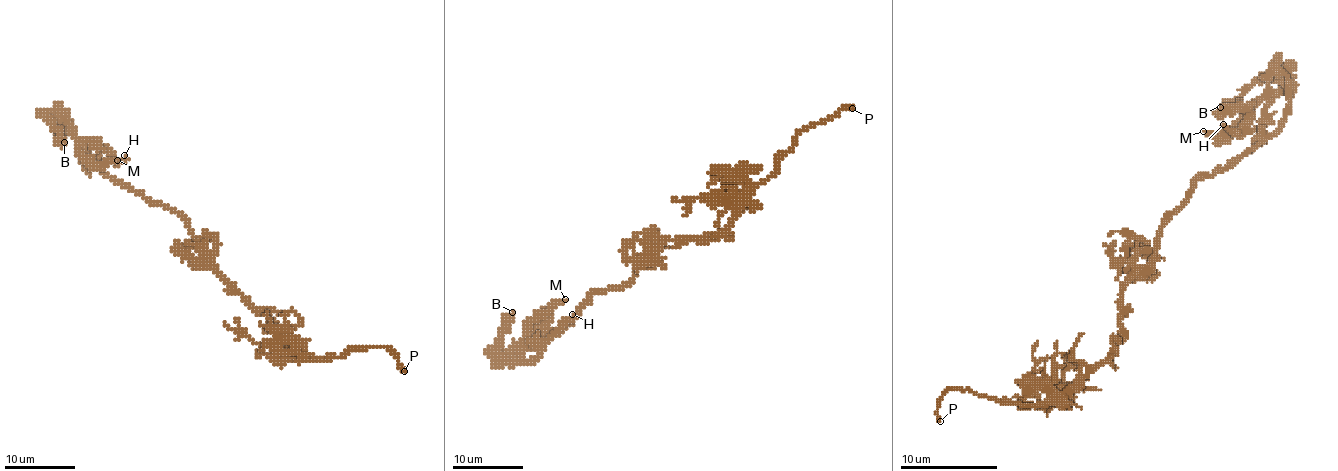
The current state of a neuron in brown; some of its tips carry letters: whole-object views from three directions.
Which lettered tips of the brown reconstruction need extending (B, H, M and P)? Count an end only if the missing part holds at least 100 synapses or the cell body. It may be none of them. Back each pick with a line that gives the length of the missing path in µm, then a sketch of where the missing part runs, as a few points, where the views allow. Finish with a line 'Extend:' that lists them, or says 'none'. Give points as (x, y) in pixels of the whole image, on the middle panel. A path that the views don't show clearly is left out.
P: 9 µm | (852, 108), (852, 122), (858, 129), (847, 135)
Extend: P

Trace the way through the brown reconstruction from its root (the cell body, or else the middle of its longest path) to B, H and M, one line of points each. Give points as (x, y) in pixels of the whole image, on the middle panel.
B: (657, 253), (627, 285), (597, 291), (544, 342), (503, 354), (500, 331), (512, 312)
H: (657, 253), (657, 260), (641, 267), (627, 285), (597, 291), (544, 342), (525, 342), (555, 335), (572, 314)
M: (657, 253), (657, 260), (641, 267), (627, 285), (597, 291), (544, 342), (526, 344), (525, 329), (565, 299)

